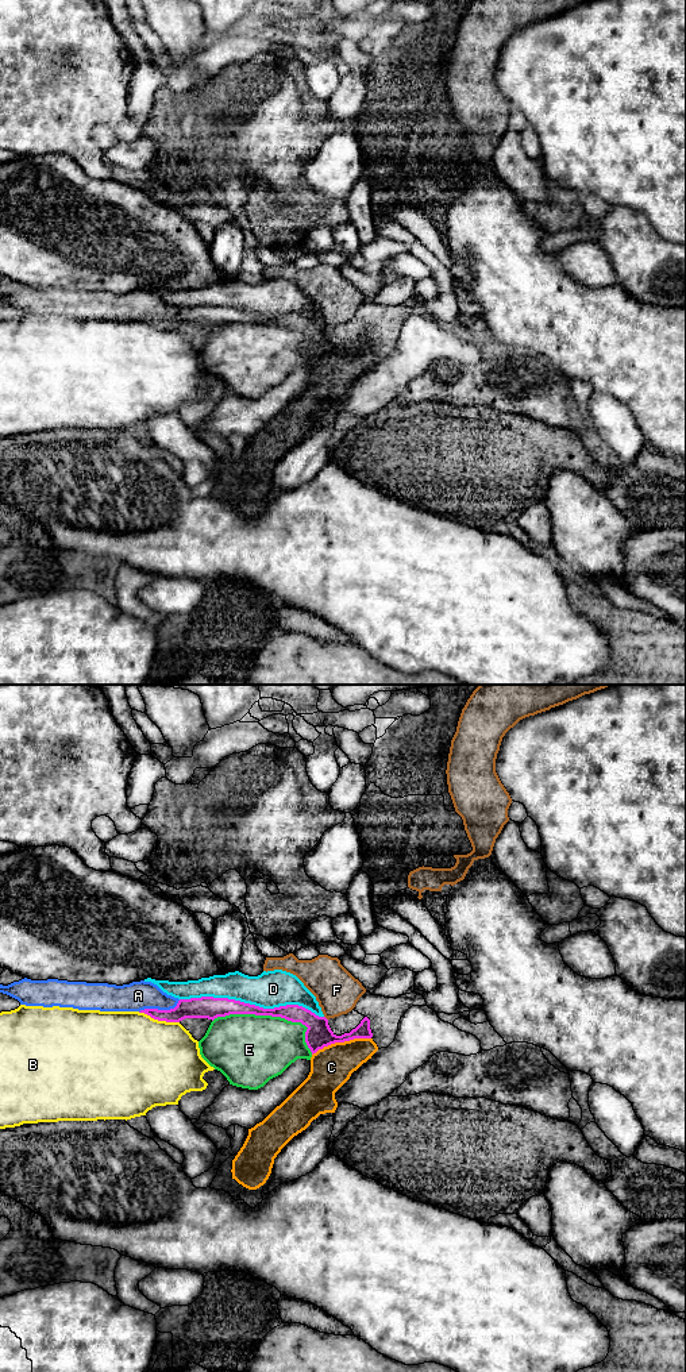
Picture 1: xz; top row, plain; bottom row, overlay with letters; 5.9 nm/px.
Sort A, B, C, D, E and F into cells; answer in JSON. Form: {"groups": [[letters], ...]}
{"groups": [["A"], ["B"], ["C"], ["D"], ["E"], ["F"]]}

